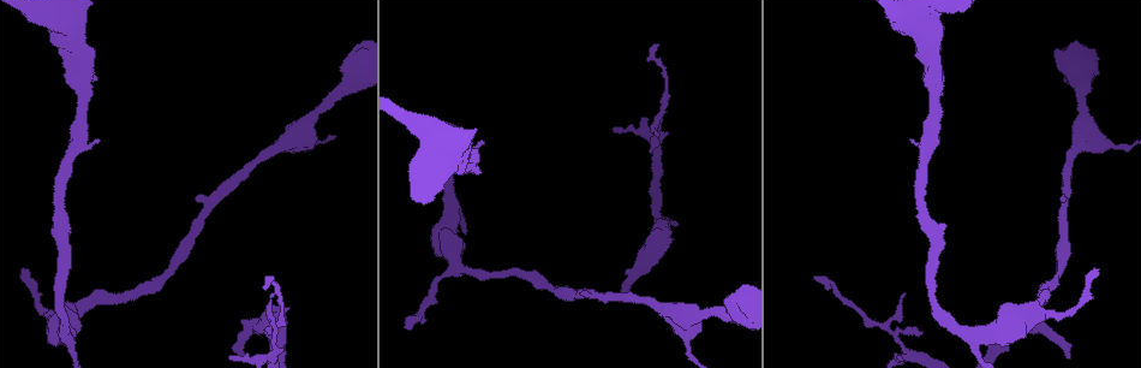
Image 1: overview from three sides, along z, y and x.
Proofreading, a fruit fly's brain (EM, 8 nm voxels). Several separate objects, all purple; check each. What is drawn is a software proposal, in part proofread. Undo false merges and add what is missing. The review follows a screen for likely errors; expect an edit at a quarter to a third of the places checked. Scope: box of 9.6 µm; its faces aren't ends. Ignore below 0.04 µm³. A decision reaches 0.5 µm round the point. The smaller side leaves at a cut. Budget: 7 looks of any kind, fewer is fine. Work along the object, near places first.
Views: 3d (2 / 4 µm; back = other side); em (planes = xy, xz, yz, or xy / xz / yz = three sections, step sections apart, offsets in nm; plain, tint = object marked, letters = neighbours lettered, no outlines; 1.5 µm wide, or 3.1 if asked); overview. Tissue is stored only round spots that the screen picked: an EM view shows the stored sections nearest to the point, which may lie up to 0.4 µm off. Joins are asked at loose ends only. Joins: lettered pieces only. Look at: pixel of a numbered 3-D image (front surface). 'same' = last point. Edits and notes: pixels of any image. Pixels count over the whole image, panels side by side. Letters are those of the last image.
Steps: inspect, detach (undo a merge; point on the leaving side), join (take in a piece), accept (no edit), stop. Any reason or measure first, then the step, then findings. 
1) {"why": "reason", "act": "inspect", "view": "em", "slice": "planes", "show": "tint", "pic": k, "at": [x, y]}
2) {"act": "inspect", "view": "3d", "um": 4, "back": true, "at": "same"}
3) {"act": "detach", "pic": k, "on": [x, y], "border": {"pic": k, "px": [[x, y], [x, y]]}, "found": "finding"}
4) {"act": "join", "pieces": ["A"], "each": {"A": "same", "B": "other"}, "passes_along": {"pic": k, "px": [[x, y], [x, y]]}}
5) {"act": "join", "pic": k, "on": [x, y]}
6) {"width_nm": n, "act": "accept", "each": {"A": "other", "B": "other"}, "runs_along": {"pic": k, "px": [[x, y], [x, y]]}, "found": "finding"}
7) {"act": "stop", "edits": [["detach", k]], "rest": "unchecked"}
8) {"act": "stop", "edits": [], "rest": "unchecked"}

{"why": "free end", "act": "inspect", "view": "3d", "um": 4, "pic": 1, "at": [240, 355]}

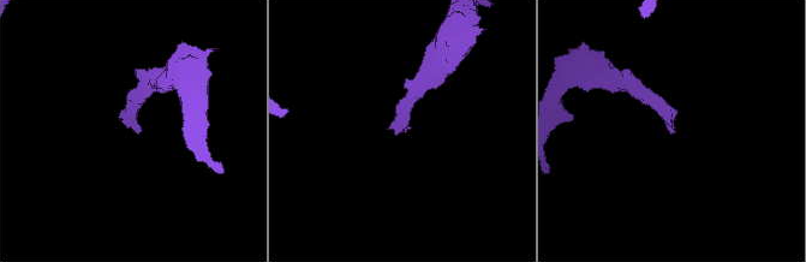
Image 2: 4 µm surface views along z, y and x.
{"act": "inspect", "view": "em", "slice": "yz", "step": 4, "show": "tint", "pic": 2, "at": [406, 127]}

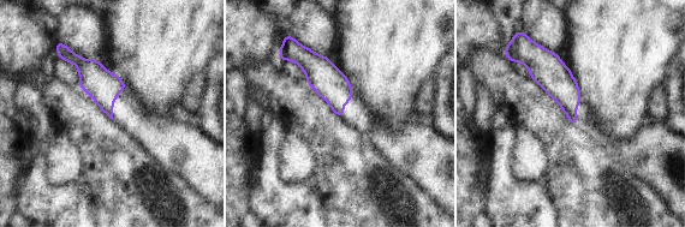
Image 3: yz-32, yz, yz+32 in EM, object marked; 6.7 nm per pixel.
{"why": "cut it another way", "act": "inspect", "view": "em", "slice": "planes", "show": "letters", "at": "same"}

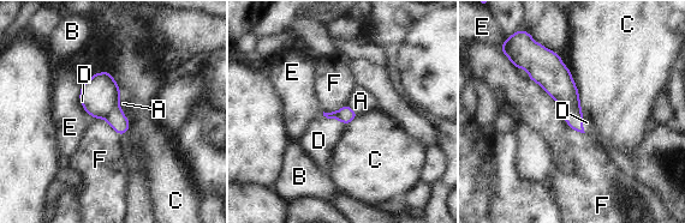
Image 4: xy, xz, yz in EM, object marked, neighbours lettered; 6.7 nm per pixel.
{"act": "join", "pieces": ["D"], "each": {"A": "other", "B": "other", "C": "other", "D": "same", "E": "other", "F": "other"}, "passes_along": {"pic": 4, "px": [[345, 114], [334, 118], [319, 140]]}, "found": "it goes on there"}

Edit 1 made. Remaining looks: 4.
{"why": "redraw", "act": "inspect", "view": "overview"}

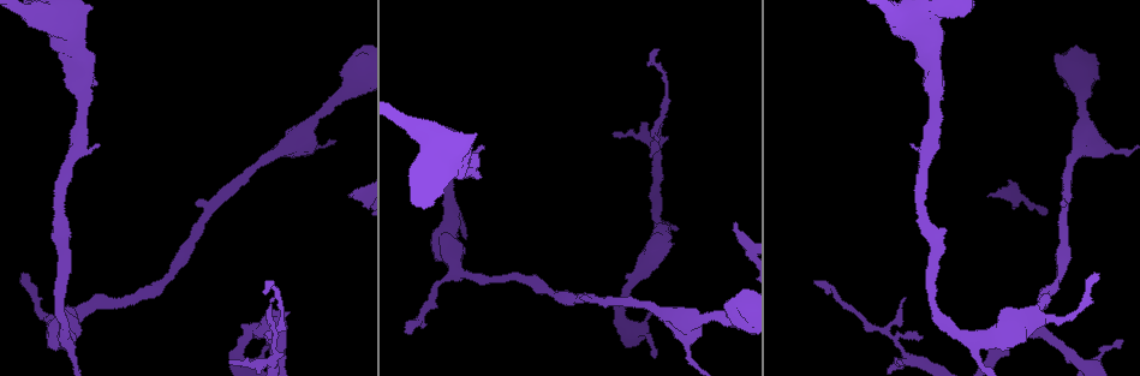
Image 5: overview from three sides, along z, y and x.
{"why": "thin end", "act": "inspect", "view": "3d", "um": 2, "pic": 5, "at": [232, 362]}

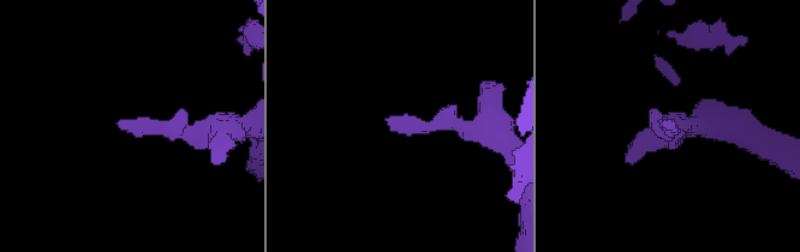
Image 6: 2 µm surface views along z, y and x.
{"why": "shape alone is not enough", "act": "inspect", "view": "em", "slice": "xy", "step": 4, "show": "tint", "pic": 6, "at": [389, 116]}

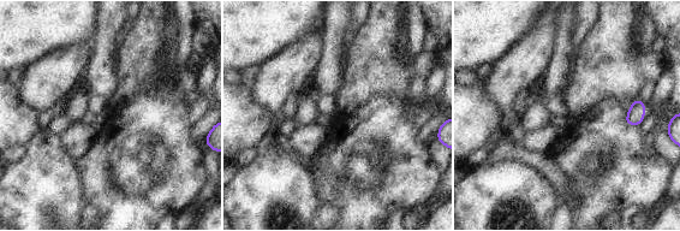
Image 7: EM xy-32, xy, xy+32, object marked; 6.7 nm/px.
{"why": "what lies round it", "act": "inspect", "view": "em", "slice": "xy", "step": 4, "show": "letters", "at": "same"}

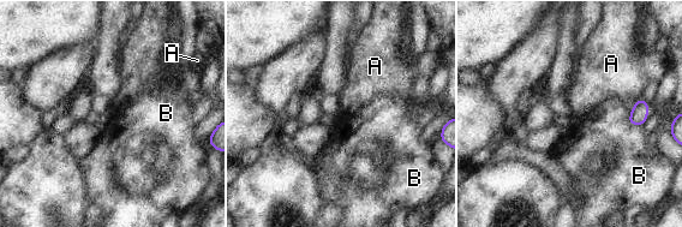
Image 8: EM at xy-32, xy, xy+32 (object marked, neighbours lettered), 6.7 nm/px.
{"act": "accept", "each": {"A": "other", "B": "other"}, "border": {"pic": 8, "px": [[640, 97], [633, 103]]}, "found": "none of them fits"}

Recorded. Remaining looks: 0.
{"act": "stop", "edits": [["join", 4]], "rest": "unchecked"}

